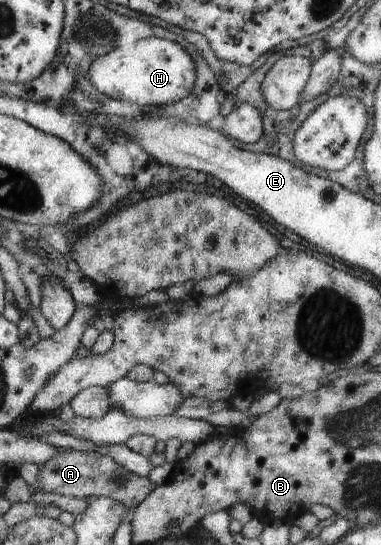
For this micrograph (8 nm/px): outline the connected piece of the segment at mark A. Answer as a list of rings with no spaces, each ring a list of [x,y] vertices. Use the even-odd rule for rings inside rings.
[[[72,448],[62,449],[60,454],[52,456],[44,464],[38,466],[35,486],[29,486],[32,493],[52,493],[54,495],[109,497],[120,502],[127,513],[132,513],[134,508],[152,492],[155,486],[150,484],[148,477],[136,476],[122,468],[120,461],[114,462],[110,456],[100,456],[94,450],[80,452]]]

